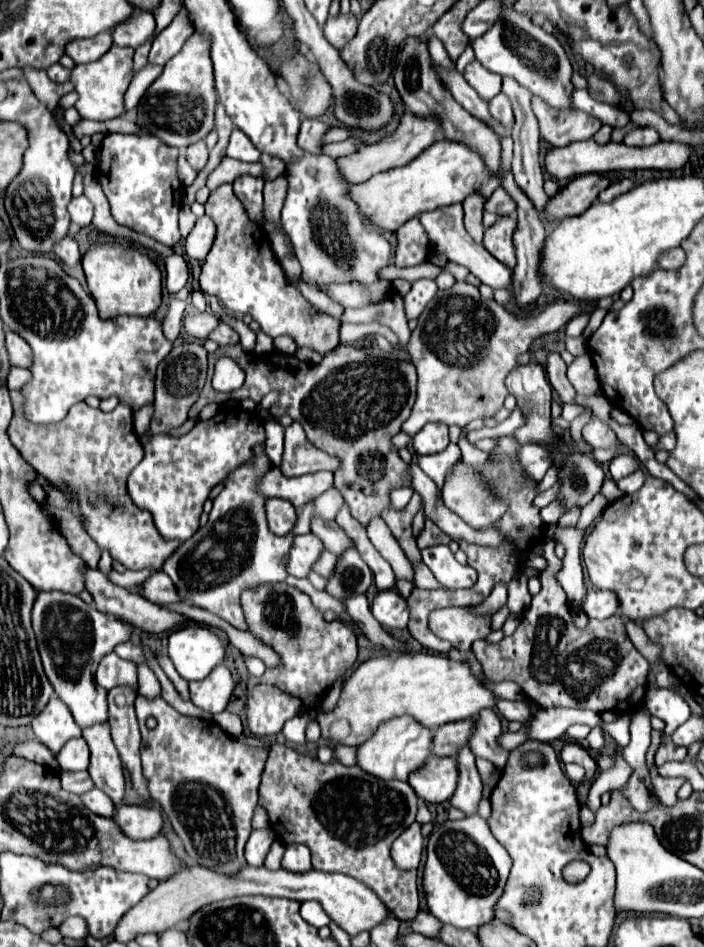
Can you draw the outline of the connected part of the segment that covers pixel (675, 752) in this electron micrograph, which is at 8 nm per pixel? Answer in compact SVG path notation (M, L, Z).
M663 736L655 754L655 764L663 766L665 762L671 762L671 760L685 760L685 756L687 756L687 748L675 746L671 736Z

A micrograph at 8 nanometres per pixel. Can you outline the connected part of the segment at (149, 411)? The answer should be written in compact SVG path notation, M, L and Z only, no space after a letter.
M145 406L145 408L141 408L139 412L133 414L133 428L135 428L135 434L139 438L149 430L151 416L153 416L153 406Z

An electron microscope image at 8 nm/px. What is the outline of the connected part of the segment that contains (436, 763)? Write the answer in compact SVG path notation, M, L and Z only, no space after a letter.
M429 756L421 768L409 774L407 782L421 800L431 804L445 802L453 796L457 786L457 764L453 758Z

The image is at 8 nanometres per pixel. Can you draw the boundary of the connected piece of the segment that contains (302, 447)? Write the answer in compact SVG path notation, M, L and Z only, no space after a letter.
M293 422L285 430L285 450L281 460L281 472L289 478L301 476L307 472L317 470L329 470L335 472L339 468L339 460L319 448L315 448L307 438L305 432L301 432L301 426Z

